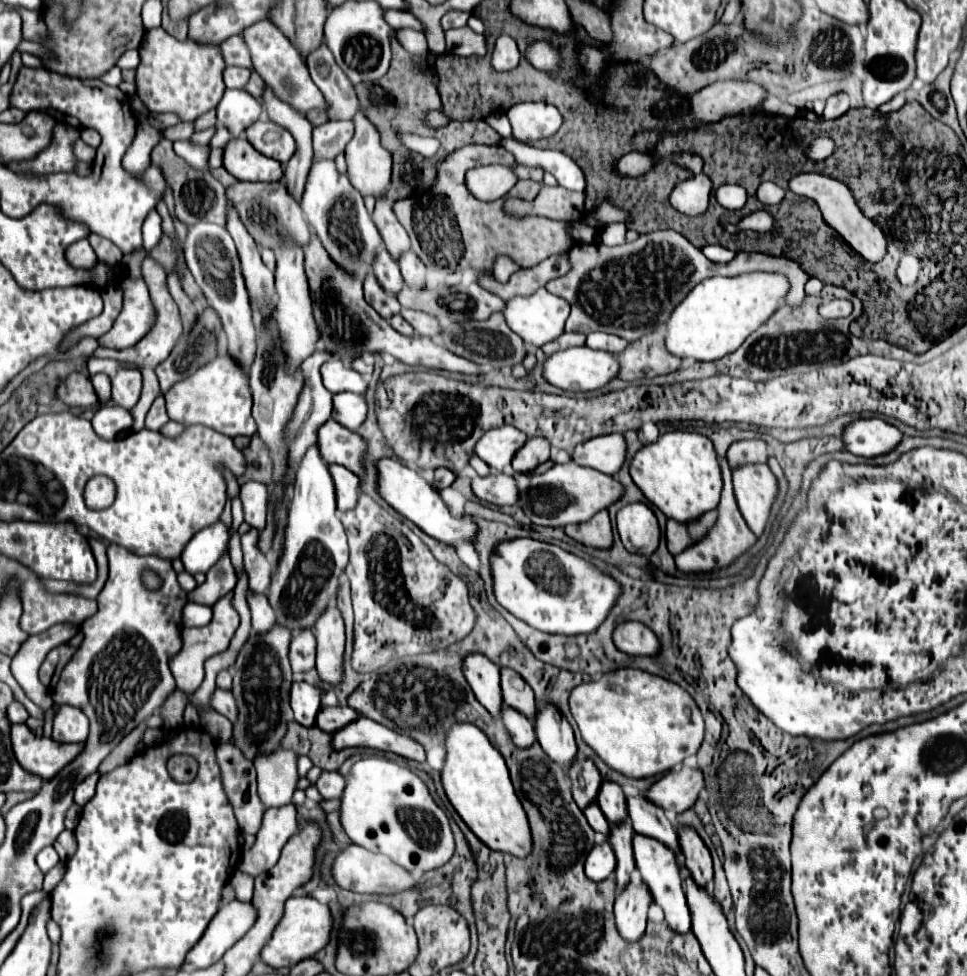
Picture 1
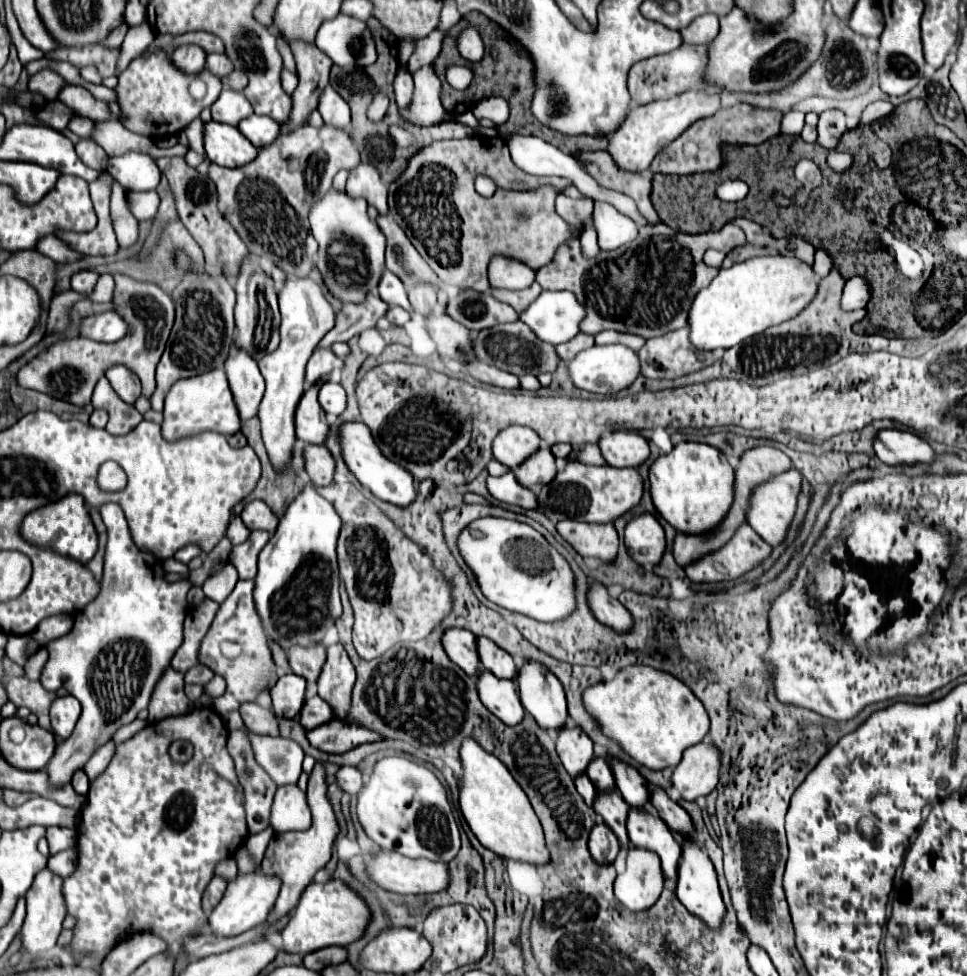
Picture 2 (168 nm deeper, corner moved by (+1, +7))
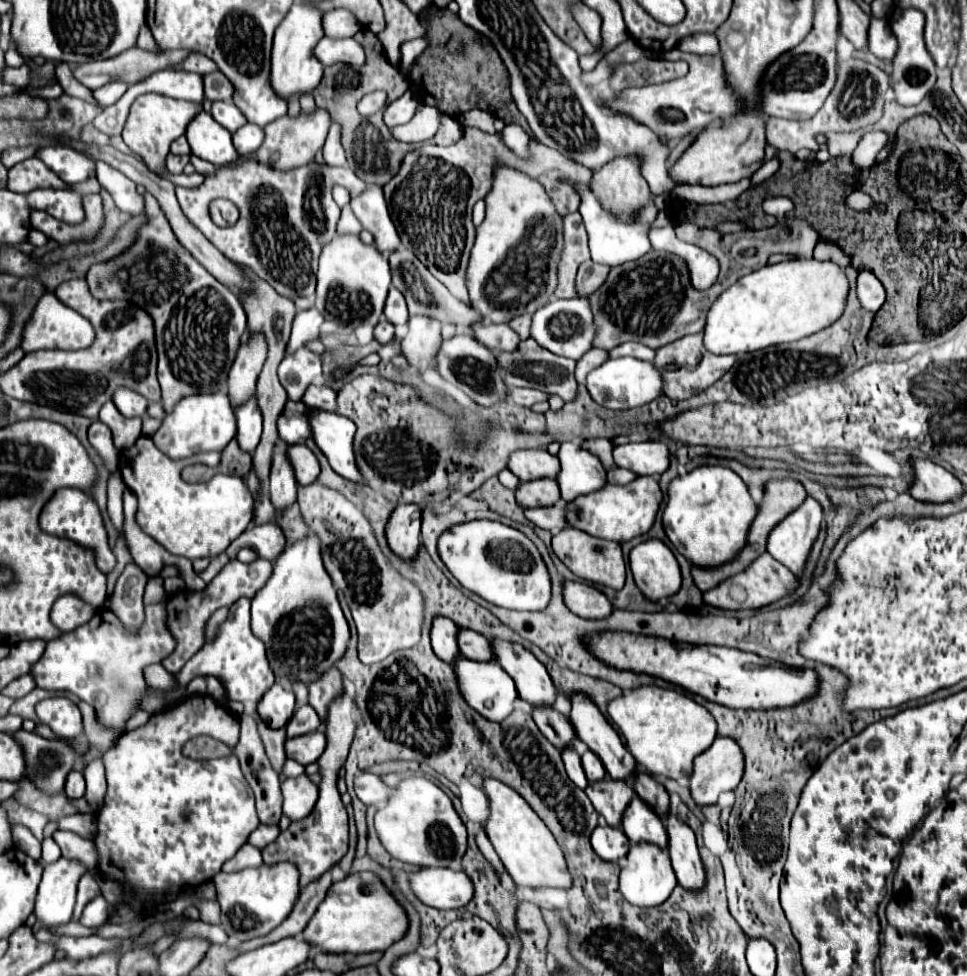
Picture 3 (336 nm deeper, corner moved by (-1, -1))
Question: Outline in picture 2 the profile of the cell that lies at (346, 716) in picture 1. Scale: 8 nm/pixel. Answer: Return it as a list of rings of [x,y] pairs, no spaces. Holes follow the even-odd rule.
[[[318,695],[306,699],[302,711],[300,711],[300,723],[304,725],[304,729],[316,729],[318,725],[324,725],[328,721],[334,719],[334,713],[332,713],[332,707],[320,699]]]

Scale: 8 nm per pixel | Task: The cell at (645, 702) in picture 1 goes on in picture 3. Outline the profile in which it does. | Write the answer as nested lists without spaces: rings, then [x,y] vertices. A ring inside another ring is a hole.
[[[646,685],[626,691],[608,705],[608,715],[620,727],[636,763],[644,765],[650,775],[670,779],[690,777],[694,757],[706,751],[716,739],[716,721],[710,717],[710,711],[672,689]]]

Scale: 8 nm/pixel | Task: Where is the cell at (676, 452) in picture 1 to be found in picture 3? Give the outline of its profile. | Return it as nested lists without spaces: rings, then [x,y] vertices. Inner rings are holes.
[[[698,467],[678,477],[668,487],[668,505],[664,509],[664,531],[672,545],[694,567],[722,567],[736,559],[746,547],[748,529],[758,515],[758,505],[750,497],[744,481],[724,467]]]

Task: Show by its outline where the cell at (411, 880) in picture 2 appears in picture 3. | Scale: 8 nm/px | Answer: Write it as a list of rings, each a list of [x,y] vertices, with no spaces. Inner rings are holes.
[[[426,867],[410,875],[416,897],[436,909],[460,909],[474,897],[474,883],[464,871]]]

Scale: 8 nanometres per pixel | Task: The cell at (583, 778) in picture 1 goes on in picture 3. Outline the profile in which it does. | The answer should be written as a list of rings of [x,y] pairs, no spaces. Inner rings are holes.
[[[550,707],[550,709],[532,709],[532,717],[534,717],[534,723],[538,725],[538,729],[542,731],[542,735],[554,747],[564,749],[566,745],[574,743],[574,739],[576,739],[574,727],[570,725],[568,717],[558,713],[554,707]]]

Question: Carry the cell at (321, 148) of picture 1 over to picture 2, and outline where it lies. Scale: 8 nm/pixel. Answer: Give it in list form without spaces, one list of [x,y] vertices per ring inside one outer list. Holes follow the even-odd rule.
[[[328,123],[322,127],[310,127],[302,125],[300,129],[294,129],[288,135],[282,135],[276,139],[272,145],[262,147],[256,161],[238,167],[238,169],[228,169],[220,165],[210,165],[210,179],[218,187],[218,209],[222,215],[232,223],[236,233],[242,237],[242,241],[248,245],[248,251],[256,253],[262,259],[272,261],[274,265],[282,267],[284,273],[294,275],[294,277],[306,277],[316,259],[316,239],[312,237],[310,223],[308,223],[308,207],[314,199],[318,199],[322,193],[326,193],[332,187],[332,179],[340,169],[352,169],[360,163],[360,153],[356,153],[354,141],[350,137],[348,129],[336,129]]]

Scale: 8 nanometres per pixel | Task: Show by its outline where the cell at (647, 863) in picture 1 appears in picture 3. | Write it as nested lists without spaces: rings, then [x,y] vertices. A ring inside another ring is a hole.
[[[634,797],[630,805],[626,807],[626,813],[622,815],[622,831],[632,843],[646,841],[646,843],[656,843],[660,847],[668,845],[668,835],[662,817],[646,805],[640,797]]]

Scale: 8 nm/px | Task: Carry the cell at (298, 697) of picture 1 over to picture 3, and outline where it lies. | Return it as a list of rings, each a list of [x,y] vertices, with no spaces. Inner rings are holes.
[[[274,683],[260,699],[258,715],[266,721],[266,725],[270,725],[270,729],[282,729],[290,721],[294,707],[294,693],[286,691],[280,683]]]

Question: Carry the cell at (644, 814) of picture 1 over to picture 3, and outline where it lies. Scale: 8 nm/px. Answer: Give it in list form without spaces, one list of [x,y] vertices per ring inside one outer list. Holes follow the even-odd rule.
[[[572,693],[570,703],[572,703],[572,709],[570,709],[568,717],[570,717],[570,723],[574,725],[574,733],[578,733],[578,739],[584,741],[588,745],[588,749],[594,751],[602,759],[602,763],[612,779],[628,781],[636,773],[636,761],[630,755],[630,751],[622,745],[618,733],[612,729],[612,725],[600,713],[600,709],[594,705],[594,701],[590,701],[584,693]]]

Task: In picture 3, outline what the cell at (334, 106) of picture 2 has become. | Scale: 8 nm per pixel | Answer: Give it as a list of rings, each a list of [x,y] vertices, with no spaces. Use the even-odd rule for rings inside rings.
[[[332,123],[322,153],[324,153],[324,161],[328,165],[334,165],[334,167],[346,165],[346,155],[344,155],[342,143],[340,143],[340,125],[338,123]]]

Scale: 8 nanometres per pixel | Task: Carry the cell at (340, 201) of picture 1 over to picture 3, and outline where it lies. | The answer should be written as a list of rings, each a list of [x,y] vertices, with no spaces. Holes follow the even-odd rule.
[[[346,235],[324,245],[318,269],[316,287],[316,309],[326,321],[338,319],[342,325],[364,323],[374,327],[382,315],[384,301],[390,289],[390,267],[388,259],[374,249],[374,245],[364,245],[360,237]]]

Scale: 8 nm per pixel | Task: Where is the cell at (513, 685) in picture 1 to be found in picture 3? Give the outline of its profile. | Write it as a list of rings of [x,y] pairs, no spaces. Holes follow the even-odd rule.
[[[458,629],[458,649],[462,649],[462,655],[472,661],[492,661],[492,645],[482,633],[472,629]]]

